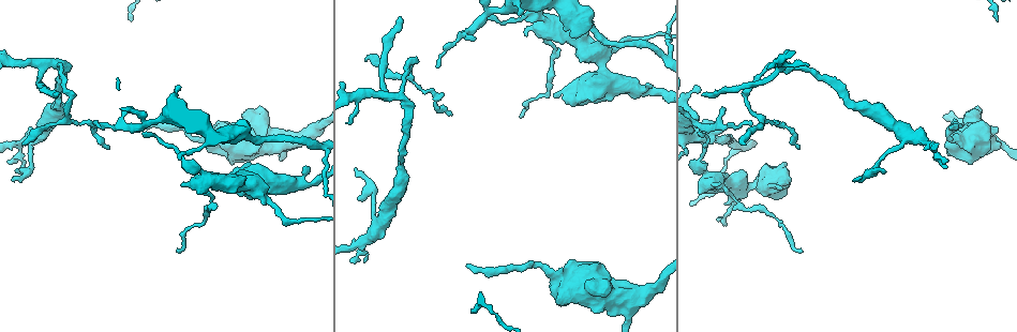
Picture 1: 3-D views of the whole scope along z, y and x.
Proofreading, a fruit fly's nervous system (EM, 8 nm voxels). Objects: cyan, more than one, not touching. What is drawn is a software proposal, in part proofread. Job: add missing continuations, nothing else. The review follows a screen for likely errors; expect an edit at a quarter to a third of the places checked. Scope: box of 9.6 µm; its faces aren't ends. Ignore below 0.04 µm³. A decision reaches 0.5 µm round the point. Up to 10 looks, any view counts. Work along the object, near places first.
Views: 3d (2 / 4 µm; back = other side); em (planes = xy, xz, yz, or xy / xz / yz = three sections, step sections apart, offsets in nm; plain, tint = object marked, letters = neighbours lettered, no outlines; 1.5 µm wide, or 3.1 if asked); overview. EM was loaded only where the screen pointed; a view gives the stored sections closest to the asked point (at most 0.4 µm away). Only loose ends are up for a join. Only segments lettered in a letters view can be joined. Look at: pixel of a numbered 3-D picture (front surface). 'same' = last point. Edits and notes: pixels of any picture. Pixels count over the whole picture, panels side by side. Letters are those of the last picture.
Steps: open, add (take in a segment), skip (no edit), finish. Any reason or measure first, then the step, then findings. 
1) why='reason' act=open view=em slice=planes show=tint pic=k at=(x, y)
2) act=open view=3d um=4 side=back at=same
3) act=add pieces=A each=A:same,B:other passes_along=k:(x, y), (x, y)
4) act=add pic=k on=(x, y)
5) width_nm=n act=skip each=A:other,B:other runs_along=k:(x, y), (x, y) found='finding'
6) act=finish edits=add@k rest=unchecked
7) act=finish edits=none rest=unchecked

why='end of a long branch' act=open view=em slice=planes show=plain pic=1 at=(801, 251)

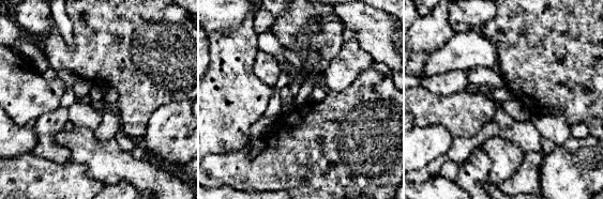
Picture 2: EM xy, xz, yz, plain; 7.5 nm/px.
why='what lies round it' act=open view=em slice=planes show=letters at=same

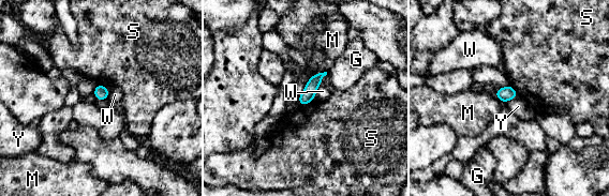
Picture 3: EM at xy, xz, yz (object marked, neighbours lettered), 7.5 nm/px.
width_nm=100 act=skip each=G:other,M:other,S:other,W:other,Y:other border=3:(313, 99), (301, 106) found='no lettered segment goes on from it'

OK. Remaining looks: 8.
why='thick end' act=open view=em slice=yz step=4 show=letters pic=1 at=(997, 131)

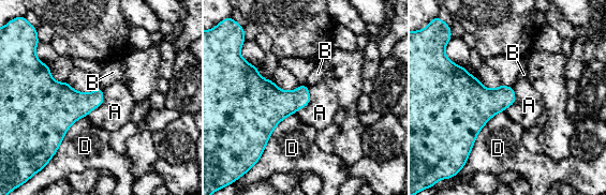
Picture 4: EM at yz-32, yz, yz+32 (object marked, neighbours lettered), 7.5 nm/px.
why='cut it another way' act=open view=em slice=xz step=4 show=letters at=same

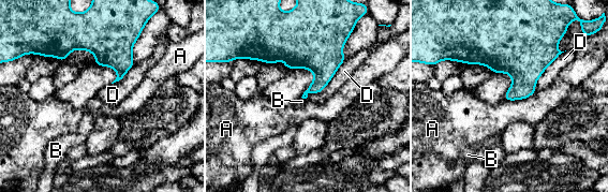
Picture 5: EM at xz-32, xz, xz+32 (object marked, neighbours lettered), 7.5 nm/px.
act=skip each=A:other,B:other,D:other border=5:(535, 92), (522, 99), (504, 100) found='no lettered segment goes on from it'

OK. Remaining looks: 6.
act=open view=3d um=4 side=back pic=1 at=(566, 101)

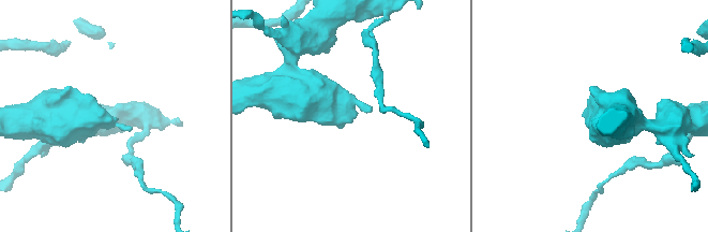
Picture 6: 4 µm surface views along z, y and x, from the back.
why='now the EM' act=open view=em slice=planes show=tint pic=6 at=(112, 118)

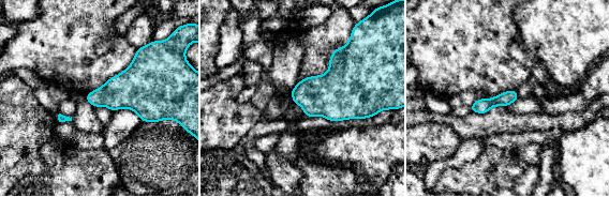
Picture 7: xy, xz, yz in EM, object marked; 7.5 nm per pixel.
why='what lies round it' act=open view=em slice=planes show=letters at=same

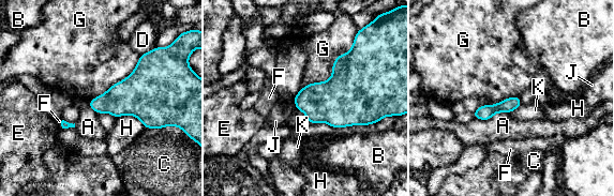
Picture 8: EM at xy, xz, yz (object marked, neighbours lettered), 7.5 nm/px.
act=skip each=A:other,B:other,C:other,D:other,E:other,F:other,G:other,H:other,J:other,K:other found='no lettered segment goes on from it'

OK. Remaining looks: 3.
act=open view=3d um=4 pic=1 at=(183, 182)

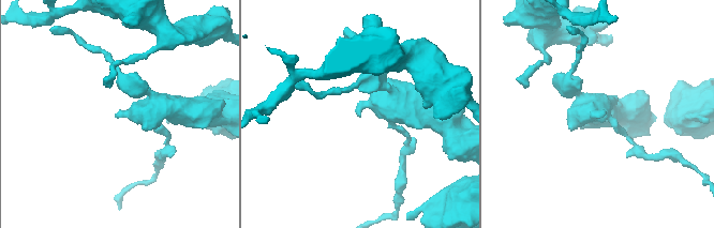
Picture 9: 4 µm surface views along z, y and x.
act=open view=em slice=yz step=8 show=tint pic=9 at=(605, 114)

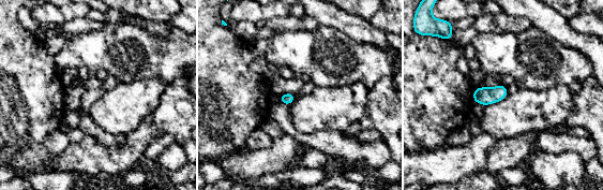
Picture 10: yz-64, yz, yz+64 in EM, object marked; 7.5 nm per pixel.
act=open view=em slice=planes show=letters at=same

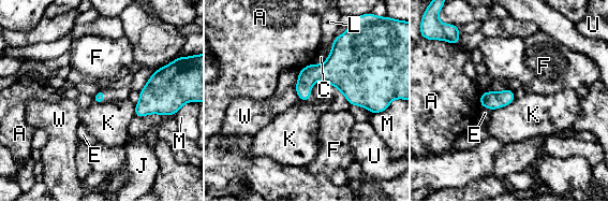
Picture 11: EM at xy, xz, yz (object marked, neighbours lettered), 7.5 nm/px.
act=skip each=A:other,C:other,E:other,F:other,J:other,K:other,L:other,M:other,U:other,W:other found='none of them fits'

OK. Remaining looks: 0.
act=finish edits=none rest=unchecked

